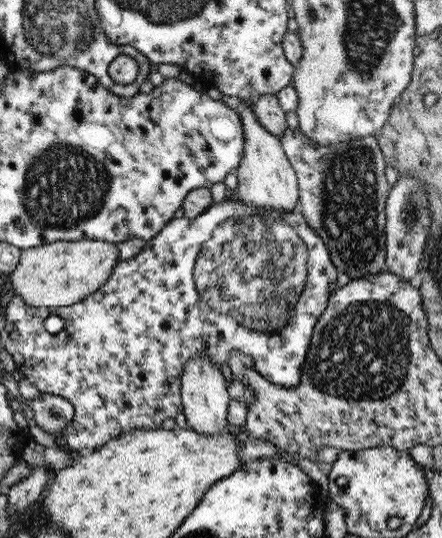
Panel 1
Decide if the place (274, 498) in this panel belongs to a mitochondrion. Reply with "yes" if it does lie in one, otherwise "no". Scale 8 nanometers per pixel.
no

